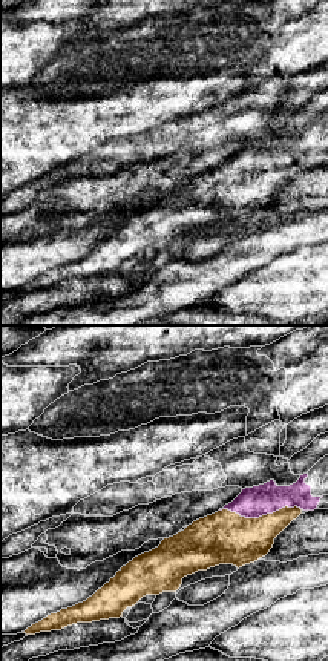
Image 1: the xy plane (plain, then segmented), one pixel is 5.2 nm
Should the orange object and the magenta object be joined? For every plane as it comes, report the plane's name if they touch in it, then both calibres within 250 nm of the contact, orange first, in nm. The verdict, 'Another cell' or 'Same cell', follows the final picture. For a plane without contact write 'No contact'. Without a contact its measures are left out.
Touches orange in xy. Thickness 280 nm (orange) against 160 nm

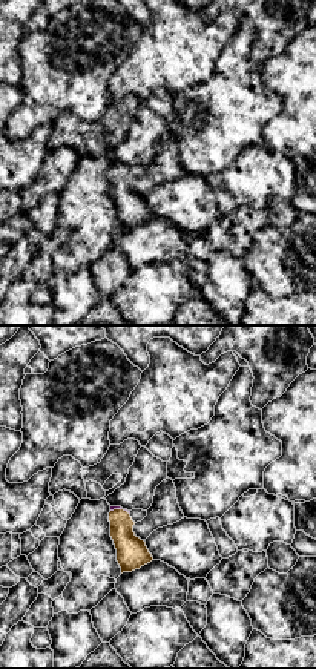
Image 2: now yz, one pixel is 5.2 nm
Touches orange in yz. Thickness 160 nm (orange) against 20 nm

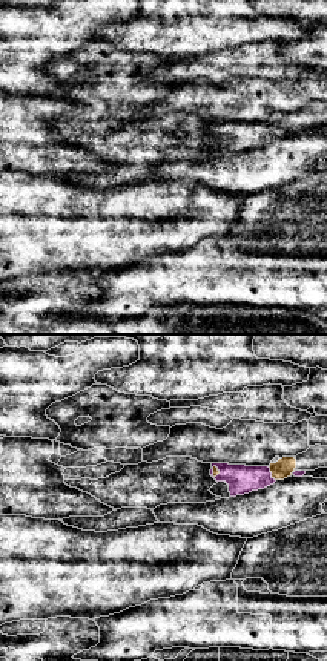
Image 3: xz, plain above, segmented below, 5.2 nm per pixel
Touches orange in xz. Thickness 100 nm (orange) against 150 nm

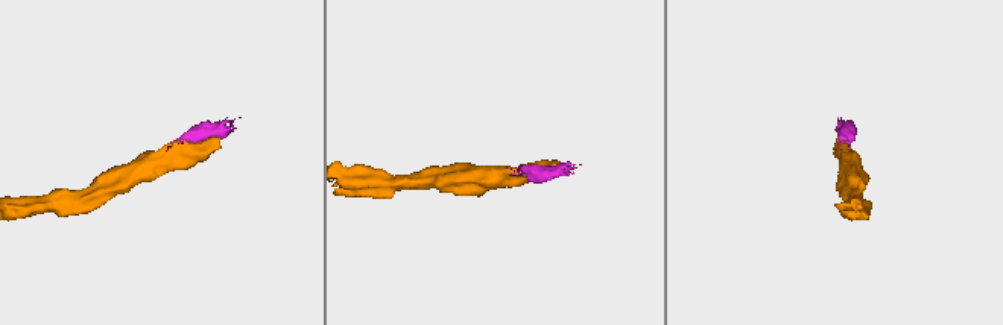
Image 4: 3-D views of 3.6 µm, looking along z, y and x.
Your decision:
Same cell

